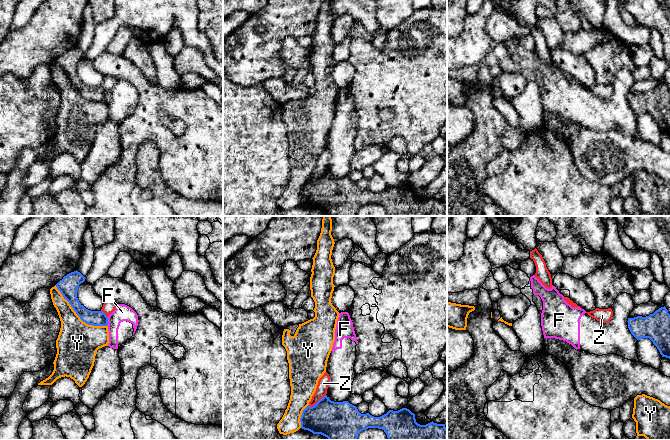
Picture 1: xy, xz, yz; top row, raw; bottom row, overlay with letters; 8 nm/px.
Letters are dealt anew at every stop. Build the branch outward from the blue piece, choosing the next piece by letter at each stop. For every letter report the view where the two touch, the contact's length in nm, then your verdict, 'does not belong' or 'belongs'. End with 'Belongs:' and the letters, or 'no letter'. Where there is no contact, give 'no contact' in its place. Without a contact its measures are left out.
F: xy | 70 nm | does not belong
Y: xy | 550 nm | does not belong
Z: xz | 180 nm | does not belong
Belongs: no letter

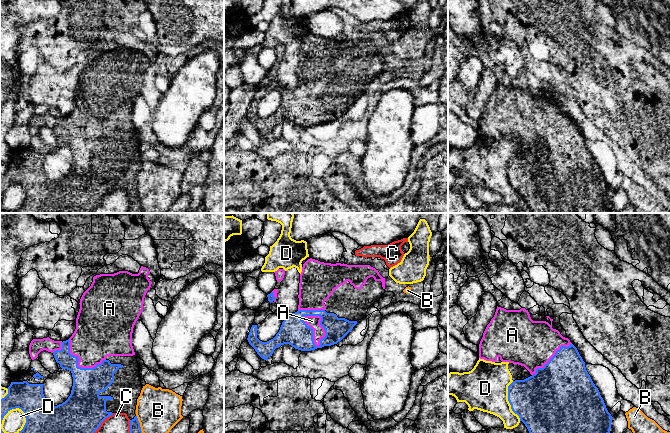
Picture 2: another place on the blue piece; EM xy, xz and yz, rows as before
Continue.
A: xz | 300 nm | belongs
B: xy | 190 nm | does not belong
C: xy | 280 nm | does not belong
D: yz | 320 nm | does not belong
Belongs: A

